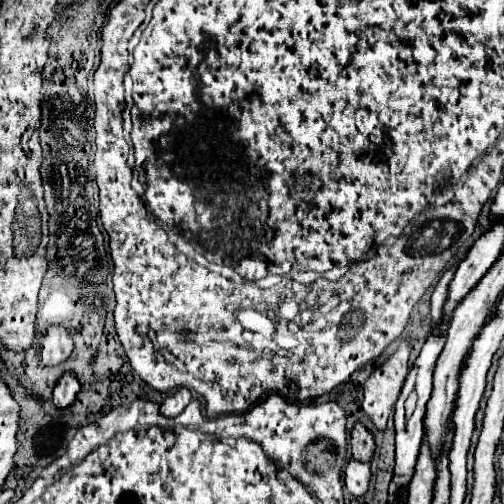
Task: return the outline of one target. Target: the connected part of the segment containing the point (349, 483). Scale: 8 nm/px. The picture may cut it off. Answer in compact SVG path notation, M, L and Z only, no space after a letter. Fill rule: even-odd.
M350 460L346 464L346 472L344 472L344 484L348 488L348 492L354 498L362 498L368 492L368 484L370 484L370 466Z

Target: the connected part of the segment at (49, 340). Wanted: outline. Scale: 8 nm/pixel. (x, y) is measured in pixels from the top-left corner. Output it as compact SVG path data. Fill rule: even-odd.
M48 328L48 332L42 336L42 364L50 368L66 362L72 354L72 346L72 338L64 328Z

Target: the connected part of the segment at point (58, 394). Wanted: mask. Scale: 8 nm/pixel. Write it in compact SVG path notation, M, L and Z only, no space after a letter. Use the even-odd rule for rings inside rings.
M64 374L64 376L58 380L56 388L54 388L54 398L52 398L52 402L54 402L56 408L64 410L64 408L68 408L68 406L76 400L78 392L80 392L80 384L78 384L76 376Z

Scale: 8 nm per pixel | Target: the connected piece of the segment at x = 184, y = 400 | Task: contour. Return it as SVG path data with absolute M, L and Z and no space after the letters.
M180 388L178 392L170 394L170 396L162 402L160 412L162 412L164 416L168 416L168 418L176 418L176 416L178 416L186 406L188 406L190 400L192 400L190 390L188 390L188 388Z

